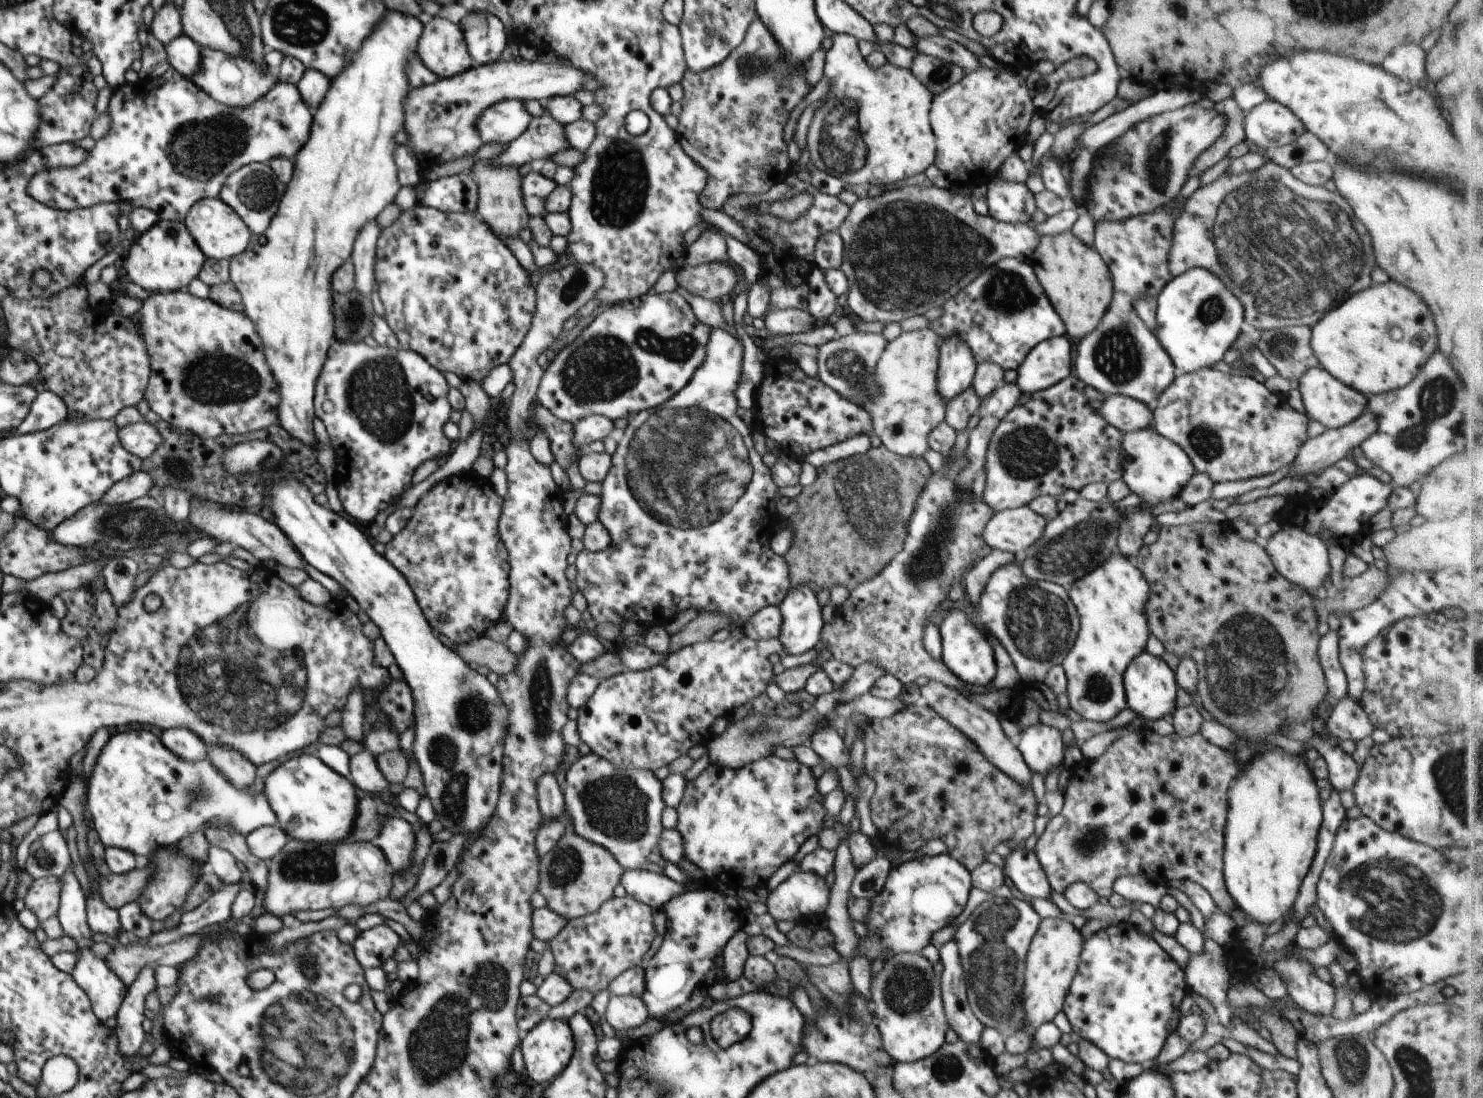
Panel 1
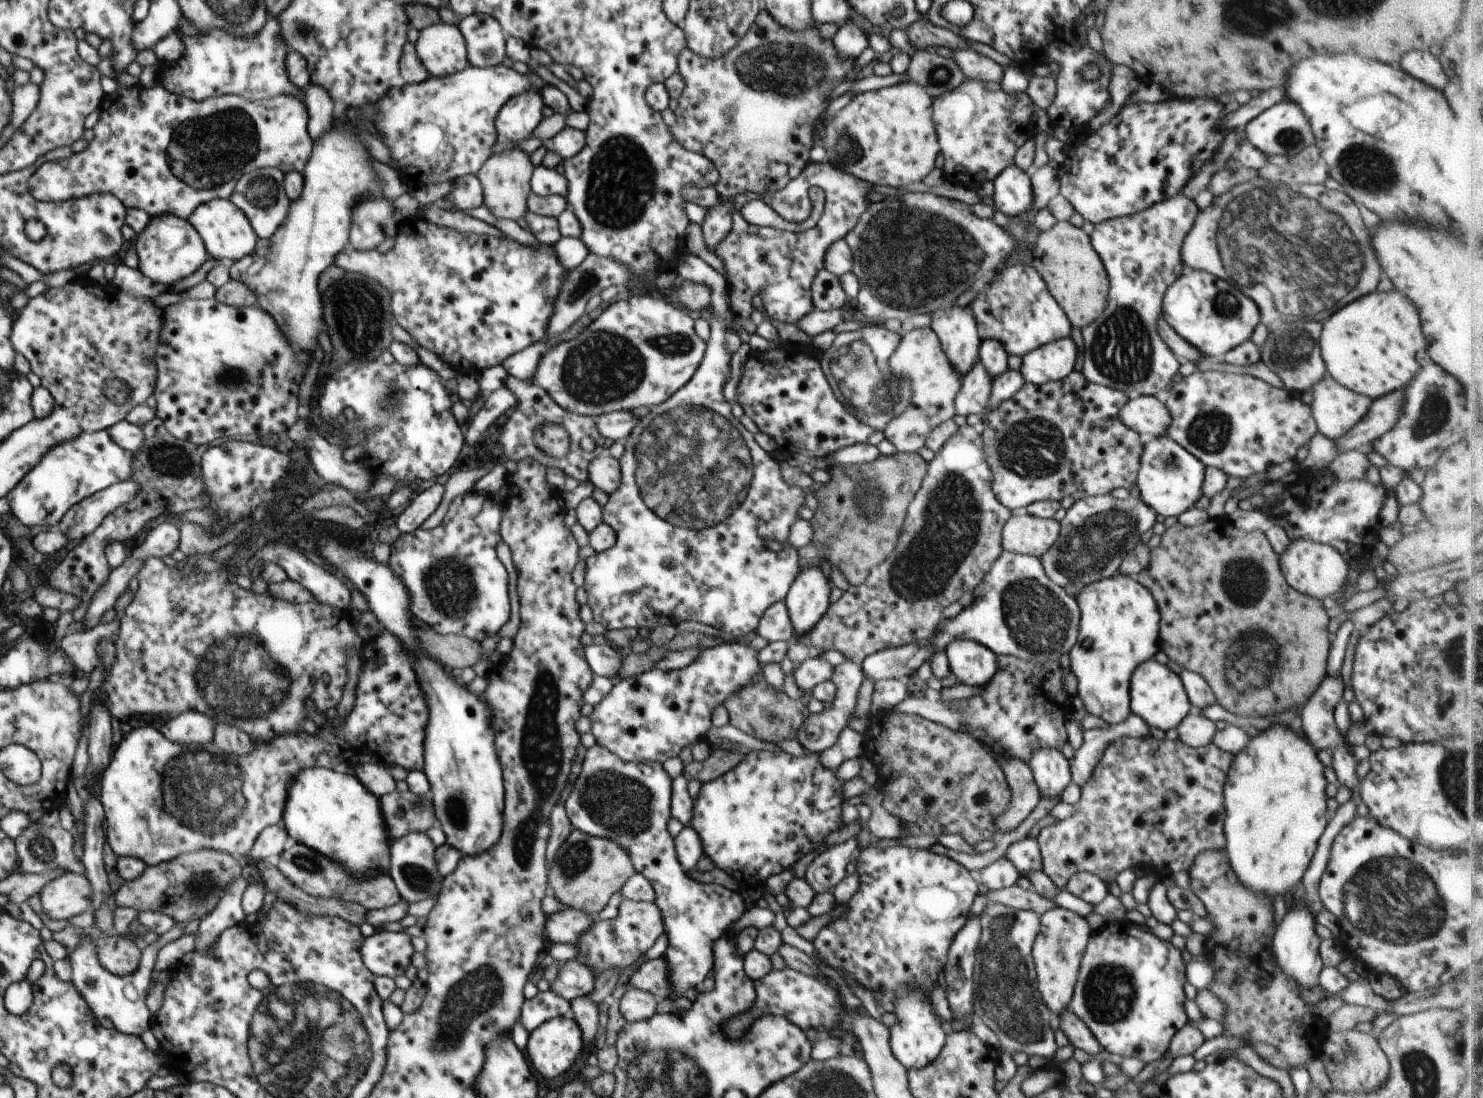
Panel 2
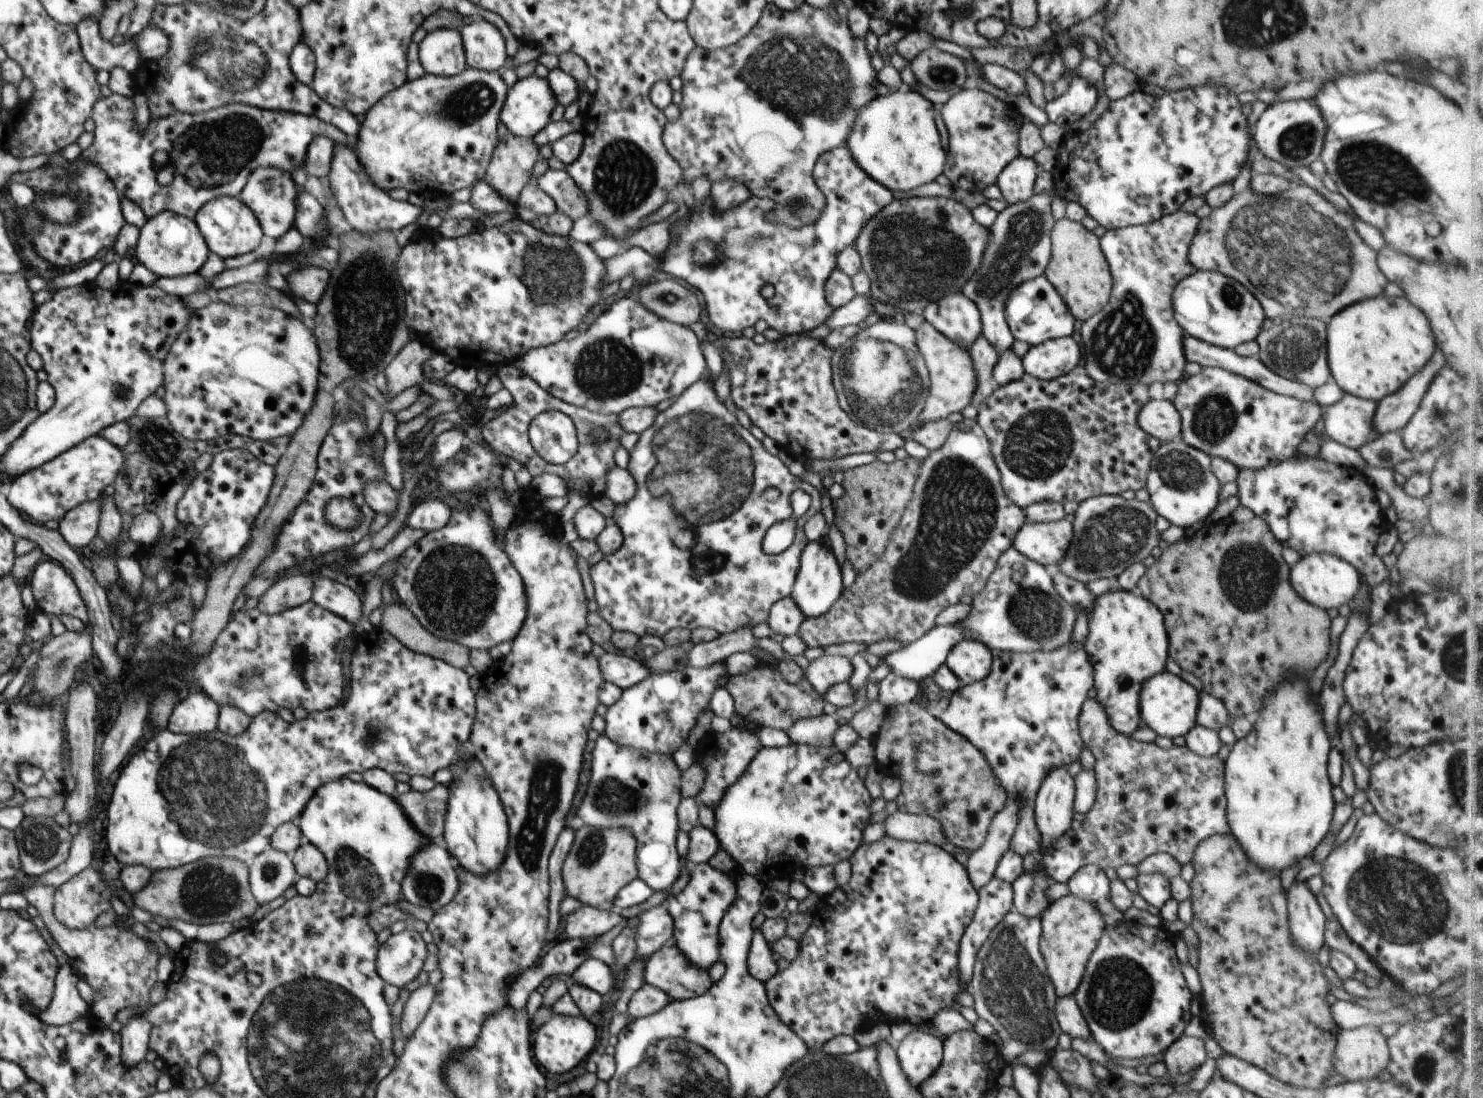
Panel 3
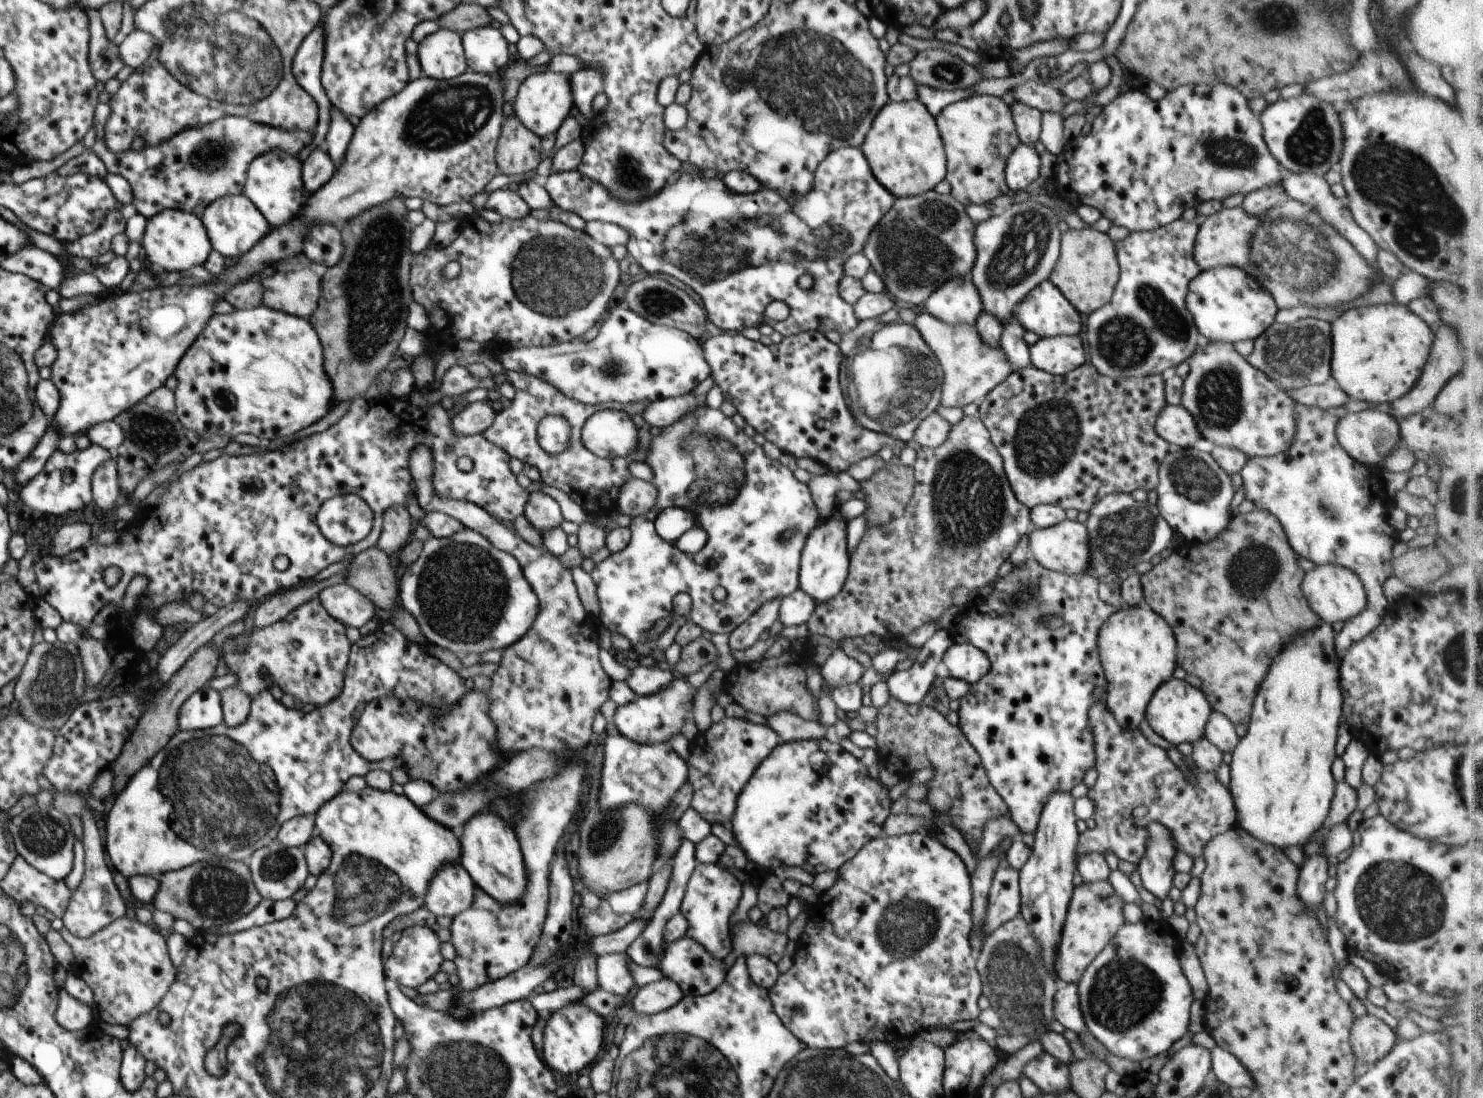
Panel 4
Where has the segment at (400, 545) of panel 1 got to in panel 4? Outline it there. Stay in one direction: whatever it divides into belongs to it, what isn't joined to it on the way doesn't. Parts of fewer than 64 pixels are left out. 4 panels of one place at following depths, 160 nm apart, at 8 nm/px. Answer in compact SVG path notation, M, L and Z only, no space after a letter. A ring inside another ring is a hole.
M462 529L460 532L454 533L448 538L437 539L430 537L425 540L423 550L418 559L401 570L399 574L399 595L401 596L402 606L408 611L419 624L420 630L425 638L432 645L451 650L457 656L463 656L470 653L479 654L488 652L489 650L500 650L500 648L508 648L520 640L532 628L533 622L539 611L539 600L537 594L532 590L530 583L523 575L522 567L518 559L513 554L496 548L485 536L472 529Z

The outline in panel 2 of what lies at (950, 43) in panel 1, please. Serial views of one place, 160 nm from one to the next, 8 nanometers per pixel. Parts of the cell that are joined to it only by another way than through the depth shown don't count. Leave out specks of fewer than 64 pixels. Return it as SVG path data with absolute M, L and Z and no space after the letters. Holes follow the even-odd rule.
M956 48L952 49L952 60L956 62L956 66L962 70L966 79L975 79L981 82L1001 82L1005 71L1002 66L976 53L972 49Z

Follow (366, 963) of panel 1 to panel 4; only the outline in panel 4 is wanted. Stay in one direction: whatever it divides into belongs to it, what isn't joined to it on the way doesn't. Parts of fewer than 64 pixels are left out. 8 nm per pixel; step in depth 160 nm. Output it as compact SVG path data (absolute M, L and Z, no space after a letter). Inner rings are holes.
M416 925L402 932L400 940L393 945L392 956L384 961L385 975L390 985L408 986L417 989L424 982L433 978L440 971L444 957L440 953L440 944L437 932L429 926Z

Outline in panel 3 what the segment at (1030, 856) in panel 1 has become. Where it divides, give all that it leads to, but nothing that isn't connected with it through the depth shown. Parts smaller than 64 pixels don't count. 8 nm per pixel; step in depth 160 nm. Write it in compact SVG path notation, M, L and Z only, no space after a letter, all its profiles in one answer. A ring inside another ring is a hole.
M1071 638L1067 643L1064 643L1062 646L1059 646L1057 649L1050 652L1035 650L1034 652L1027 653L1011 653L996 649L991 650L991 653L993 656L993 663L991 671L986 675L986 678L969 685L961 686L958 690L951 693L951 696L949 696L949 705L946 706L946 710L937 709L934 712L940 720L944 721L944 724L947 724L952 730L955 730L964 738L967 738L978 750L981 750L987 763L991 766L992 772L997 778L999 785L1002 786L1010 798L1015 797L1021 803L1018 811L1018 824L1013 837L1011 838L1009 848L1015 850L1024 857L1029 852L1036 854L1036 852L1040 852L1041 850L1041 836L1038 832L1038 827L1035 821L1034 807L1036 795L1039 788L1042 786L1042 782L1045 781L1045 778L1052 769L1060 769L1062 767L1067 768L1067 766L1072 764L1072 762L1080 760L1080 752L1082 752L1082 748L1086 747L1079 731L1079 714L1081 713L1083 702L1092 694L1091 692L1094 688L1094 669L1089 660L1089 654L1086 652L1084 642L1076 643Z

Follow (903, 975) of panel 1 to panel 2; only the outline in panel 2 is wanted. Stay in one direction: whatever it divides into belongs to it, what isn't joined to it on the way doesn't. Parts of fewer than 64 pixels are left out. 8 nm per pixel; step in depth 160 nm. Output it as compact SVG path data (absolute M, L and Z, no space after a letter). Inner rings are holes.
M906 984L906 992L898 992L888 1002L888 1009L898 1018L898 1022L889 1028L889 1044L894 1057L907 1070L924 1068L934 1062L945 1046L948 1030L934 1012L930 998L920 988L916 988L916 984Z

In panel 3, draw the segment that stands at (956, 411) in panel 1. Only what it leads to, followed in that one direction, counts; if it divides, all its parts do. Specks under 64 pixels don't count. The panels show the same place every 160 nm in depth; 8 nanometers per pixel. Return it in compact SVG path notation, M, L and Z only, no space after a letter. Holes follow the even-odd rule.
M980 335L970 346L973 370L977 372L977 390L973 394L973 405L977 408L995 389L993 368L999 361L999 350L984 335Z

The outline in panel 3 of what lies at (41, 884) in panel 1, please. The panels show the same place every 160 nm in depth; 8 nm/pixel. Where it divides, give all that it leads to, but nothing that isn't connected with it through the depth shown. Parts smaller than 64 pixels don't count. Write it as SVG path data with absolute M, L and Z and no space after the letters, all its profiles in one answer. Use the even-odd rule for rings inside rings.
M90 863L81 873L61 884L55 892L54 914L65 927L70 929L88 929L94 927L97 918L106 911L113 910L110 904L111 890L105 878L100 876L100 870Z

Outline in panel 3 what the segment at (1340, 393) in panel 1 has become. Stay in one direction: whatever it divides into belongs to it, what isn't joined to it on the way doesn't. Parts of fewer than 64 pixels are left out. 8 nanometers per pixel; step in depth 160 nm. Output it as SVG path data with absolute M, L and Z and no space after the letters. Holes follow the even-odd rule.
M1346 393L1338 403L1328 405L1324 434L1338 444L1358 451L1380 436L1373 421L1376 409L1376 401Z

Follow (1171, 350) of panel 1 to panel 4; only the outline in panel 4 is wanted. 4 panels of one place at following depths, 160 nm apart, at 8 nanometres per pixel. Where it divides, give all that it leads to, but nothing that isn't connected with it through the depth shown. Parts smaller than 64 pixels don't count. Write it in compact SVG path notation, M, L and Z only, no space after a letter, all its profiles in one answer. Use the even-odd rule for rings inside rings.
M1228 265L1201 271L1193 278L1188 287L1186 304L1202 336L1209 341L1233 345L1238 341L1254 340L1259 334L1264 334L1275 322L1274 317L1279 310L1271 292L1257 278L1243 268Z

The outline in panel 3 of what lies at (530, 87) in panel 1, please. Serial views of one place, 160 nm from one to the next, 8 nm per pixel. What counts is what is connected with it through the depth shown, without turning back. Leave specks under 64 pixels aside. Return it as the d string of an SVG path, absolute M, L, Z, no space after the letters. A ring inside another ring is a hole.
M466 67L459 75L451 77L441 77L426 73L416 80L407 80L401 87L390 91L385 97L372 105L372 108L365 114L364 122L360 124L360 130L356 137L356 154L358 154L359 164L364 166L366 176L380 190L389 193L394 189L404 189L406 192L414 194L430 194L430 192L440 192L440 194L452 194L456 190L472 187L480 180L484 180L485 174L493 155L493 150L499 141L498 124L501 121L501 110L503 109L507 94L508 86L504 83L498 71L481 71Z

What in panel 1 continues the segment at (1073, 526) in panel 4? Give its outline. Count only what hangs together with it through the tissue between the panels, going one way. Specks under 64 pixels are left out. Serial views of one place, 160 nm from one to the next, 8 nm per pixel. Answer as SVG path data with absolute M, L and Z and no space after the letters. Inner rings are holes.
M1029 505L995 512L985 526L983 537L992 549L1025 554L1045 531L1047 520L1036 514Z

